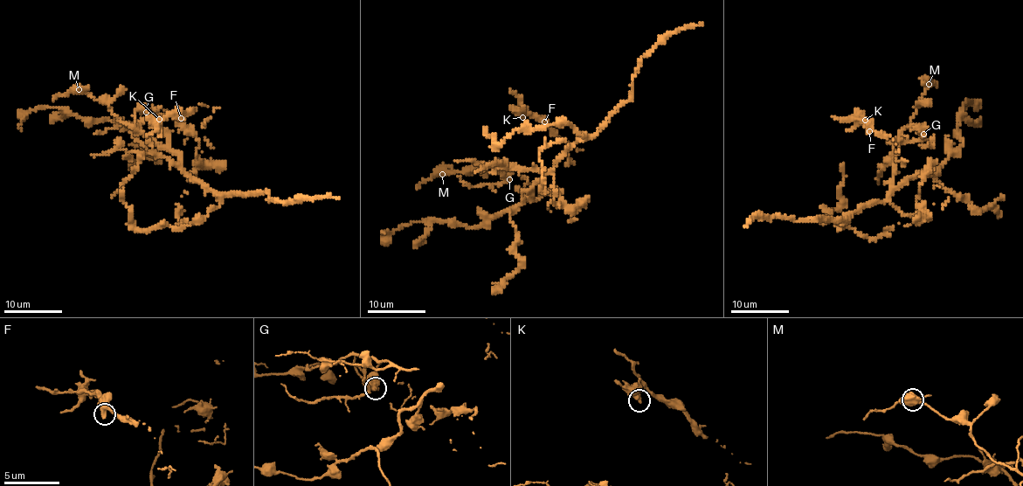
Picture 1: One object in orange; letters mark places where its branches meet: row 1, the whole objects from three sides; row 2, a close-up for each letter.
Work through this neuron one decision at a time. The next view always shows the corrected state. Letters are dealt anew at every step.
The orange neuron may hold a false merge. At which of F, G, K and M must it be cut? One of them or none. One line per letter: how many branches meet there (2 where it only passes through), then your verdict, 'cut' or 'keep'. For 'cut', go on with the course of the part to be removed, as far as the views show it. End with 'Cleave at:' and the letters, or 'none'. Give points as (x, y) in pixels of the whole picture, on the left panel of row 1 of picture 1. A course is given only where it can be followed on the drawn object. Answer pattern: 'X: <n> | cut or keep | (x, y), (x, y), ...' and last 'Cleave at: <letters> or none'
F: 2 | keep
G: 1 | cut | (146, 112), (153, 107), (203, 124), (185, 140), (196, 156), (196, 177), (178, 204), (178, 226), (201, 220)
K: 1 | keep
M: 2 | keep
Cleave at: G

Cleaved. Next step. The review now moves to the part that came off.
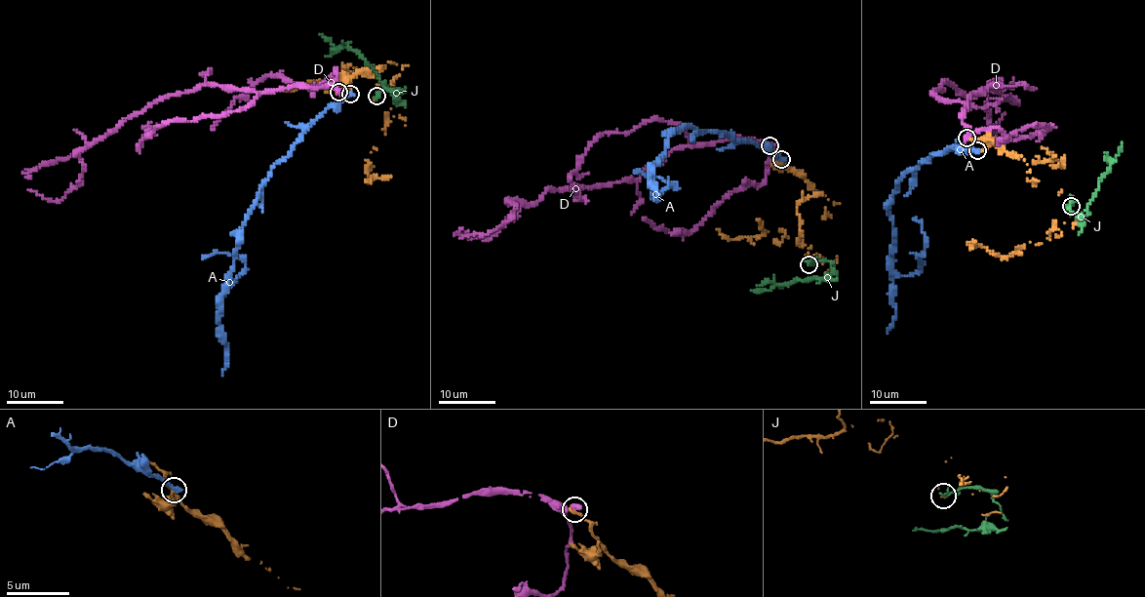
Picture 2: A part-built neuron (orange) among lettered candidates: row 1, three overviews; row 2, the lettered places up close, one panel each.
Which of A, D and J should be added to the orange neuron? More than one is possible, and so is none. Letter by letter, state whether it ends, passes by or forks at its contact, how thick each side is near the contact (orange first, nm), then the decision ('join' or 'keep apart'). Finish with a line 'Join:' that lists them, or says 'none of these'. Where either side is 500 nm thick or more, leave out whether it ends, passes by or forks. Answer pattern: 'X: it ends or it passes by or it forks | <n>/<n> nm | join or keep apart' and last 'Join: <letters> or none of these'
A: it ends | 180/380 nm | keep apart
D: it ends | 280/440 nm | keep apart
J: it ends | 100/240 nm | keep apart
Join: none of these

